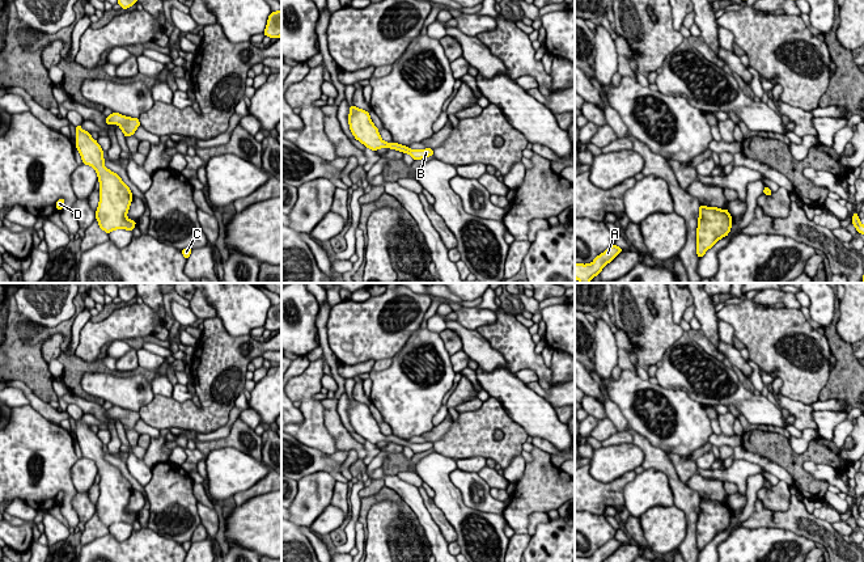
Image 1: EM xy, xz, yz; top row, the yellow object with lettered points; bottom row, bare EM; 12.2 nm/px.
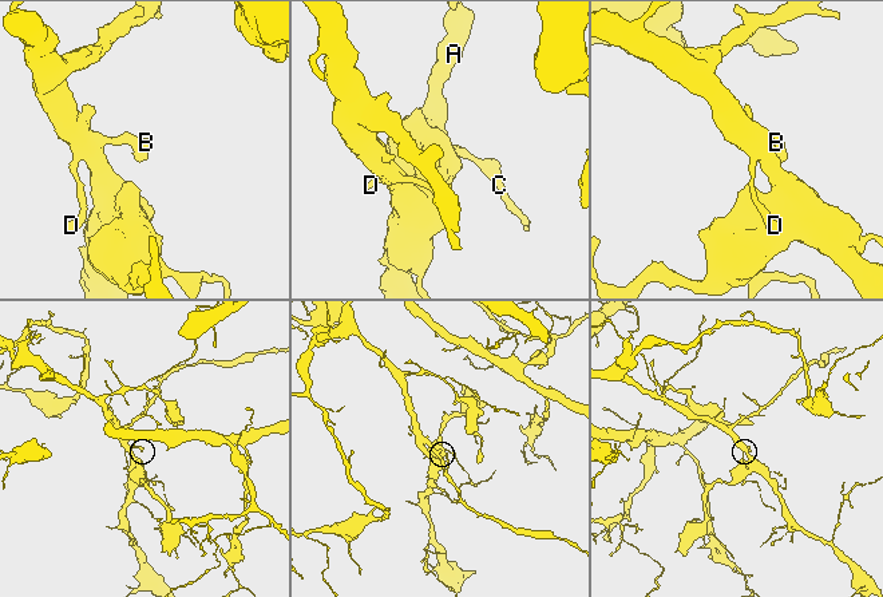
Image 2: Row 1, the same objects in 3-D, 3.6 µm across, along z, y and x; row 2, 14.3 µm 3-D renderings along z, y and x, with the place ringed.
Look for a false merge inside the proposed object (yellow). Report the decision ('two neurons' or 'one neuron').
one neuron

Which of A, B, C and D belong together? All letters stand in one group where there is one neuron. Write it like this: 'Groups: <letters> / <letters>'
Groups: A B C D

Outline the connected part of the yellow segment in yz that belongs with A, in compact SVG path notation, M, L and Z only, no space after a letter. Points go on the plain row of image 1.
M615 537L609 540L602 548L597 549L592 557L575 557L575 562L603 562L609 555L611 555L623 542L618 541Z

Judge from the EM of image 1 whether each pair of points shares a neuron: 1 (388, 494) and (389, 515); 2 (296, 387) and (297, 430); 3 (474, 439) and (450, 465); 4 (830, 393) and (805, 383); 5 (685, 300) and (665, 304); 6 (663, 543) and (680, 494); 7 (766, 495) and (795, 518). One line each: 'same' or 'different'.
1: different
2: same
3: different
4: different
5: different
6: different
7: different

